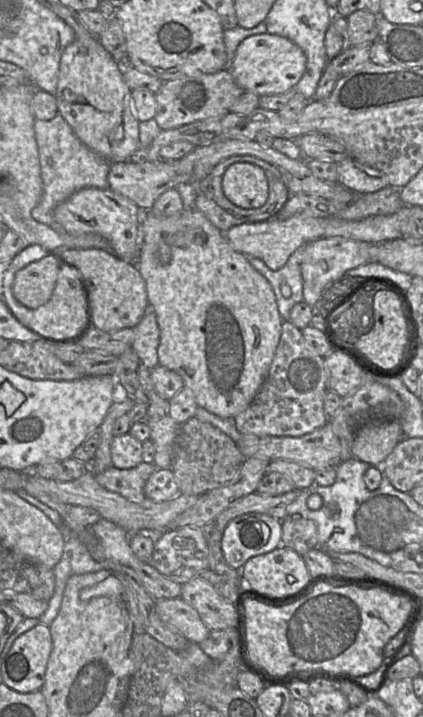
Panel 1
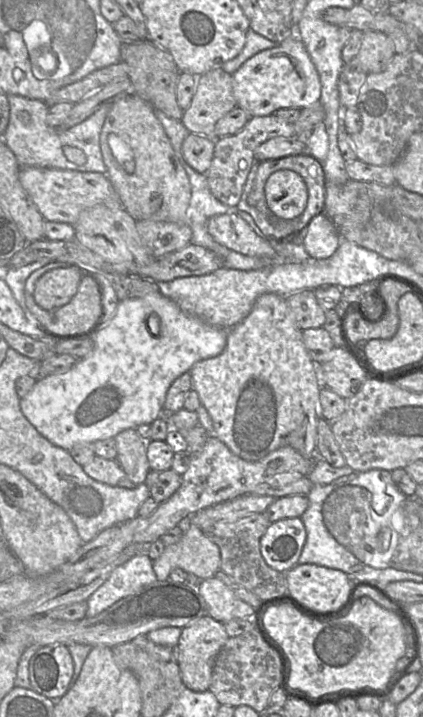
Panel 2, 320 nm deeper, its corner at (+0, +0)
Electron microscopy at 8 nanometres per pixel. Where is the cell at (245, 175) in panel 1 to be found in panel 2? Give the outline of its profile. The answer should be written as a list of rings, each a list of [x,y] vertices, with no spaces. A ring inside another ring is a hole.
[[[292,170],[272,173],[264,187],[269,208],[284,219],[300,216],[308,200],[308,190],[303,178]]]

